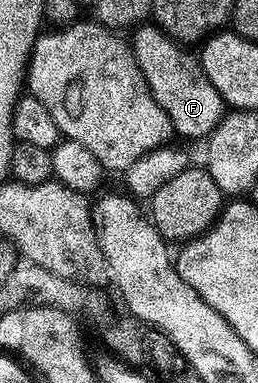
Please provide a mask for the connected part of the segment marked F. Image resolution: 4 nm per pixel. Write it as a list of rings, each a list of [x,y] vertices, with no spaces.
[[[141,25],[132,32],[131,46],[133,56],[143,73],[153,99],[167,113],[174,132],[189,139],[204,140],[213,132],[227,114],[227,105],[221,94],[211,85],[203,73],[200,62],[188,55],[182,44],[168,38],[156,25]]]

